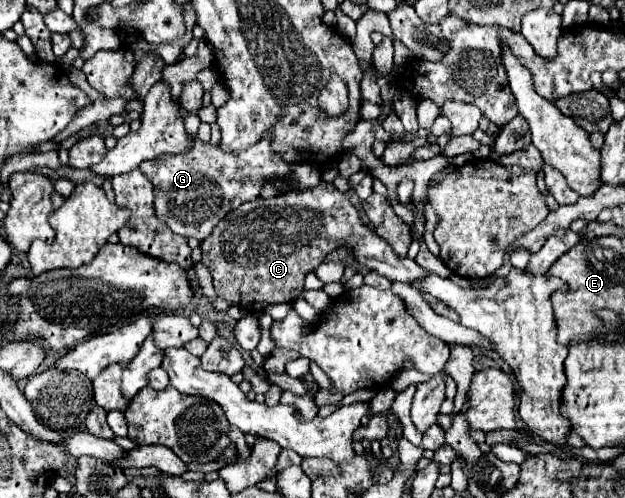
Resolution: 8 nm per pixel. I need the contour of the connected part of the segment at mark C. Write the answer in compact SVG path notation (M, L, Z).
M325 179L309 191L277 193L269 199L243 203L237 211L225 215L213 229L213 235L205 239L201 261L211 271L217 299L225 299L249 315L257 315L269 305L295 303L303 291L305 275L341 243L353 247L355 259L365 269L373 269L391 281L413 283L431 275L429 269L417 265L413 259L397 257L375 231L361 223L347 195L325 183Z

